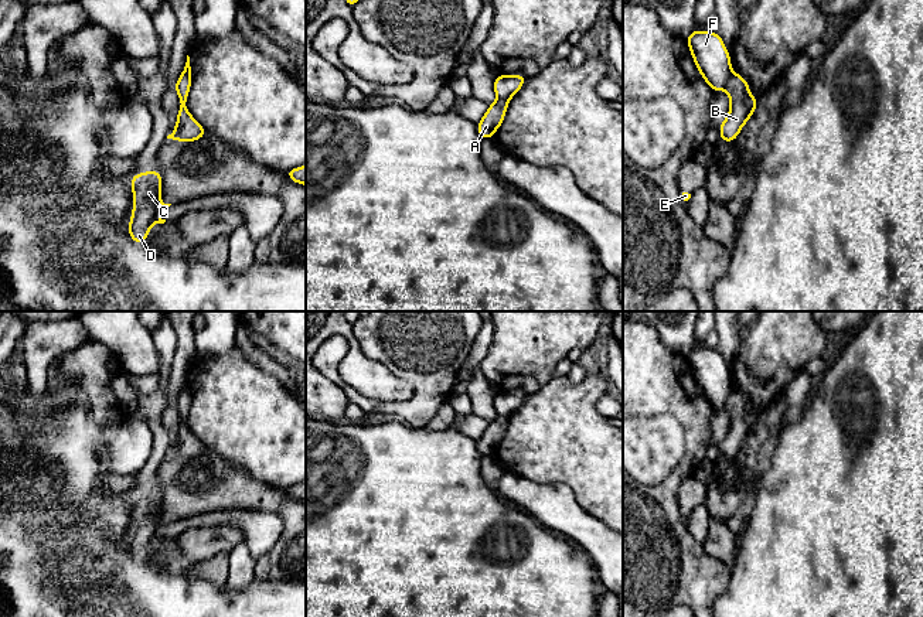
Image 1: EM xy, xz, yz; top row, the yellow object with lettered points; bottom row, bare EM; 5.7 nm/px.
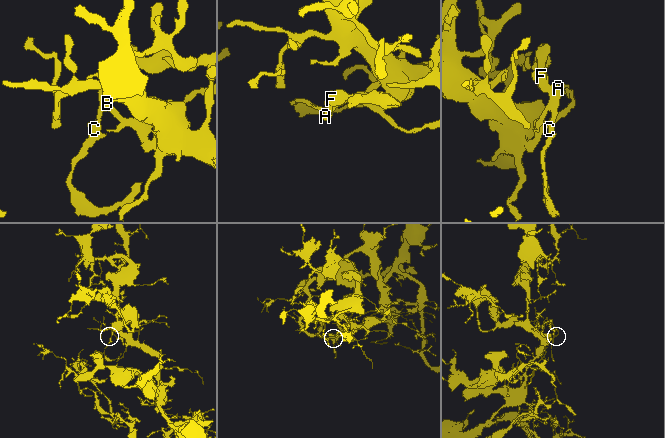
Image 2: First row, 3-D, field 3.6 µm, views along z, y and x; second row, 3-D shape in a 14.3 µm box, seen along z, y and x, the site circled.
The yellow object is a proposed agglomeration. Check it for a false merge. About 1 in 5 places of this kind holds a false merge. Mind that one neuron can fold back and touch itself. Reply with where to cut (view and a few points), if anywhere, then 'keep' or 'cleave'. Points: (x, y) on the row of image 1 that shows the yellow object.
cut in yz along (732, 72), (724, 87); cleave

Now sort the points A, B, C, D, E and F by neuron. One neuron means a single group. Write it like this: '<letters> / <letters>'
A B C D E / F

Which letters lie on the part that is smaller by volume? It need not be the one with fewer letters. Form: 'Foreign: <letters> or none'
Foreign: F

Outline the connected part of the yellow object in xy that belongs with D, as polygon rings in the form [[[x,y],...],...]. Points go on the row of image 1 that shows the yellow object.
[[[143,171],[130,178],[133,188],[133,214],[129,221],[129,235],[134,243],[143,243],[147,239],[153,224],[164,224],[157,214],[171,204],[160,200],[161,171]]]

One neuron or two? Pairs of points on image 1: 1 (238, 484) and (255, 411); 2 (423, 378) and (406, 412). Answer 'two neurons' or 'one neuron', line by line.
1: two neurons
2: one neuron

